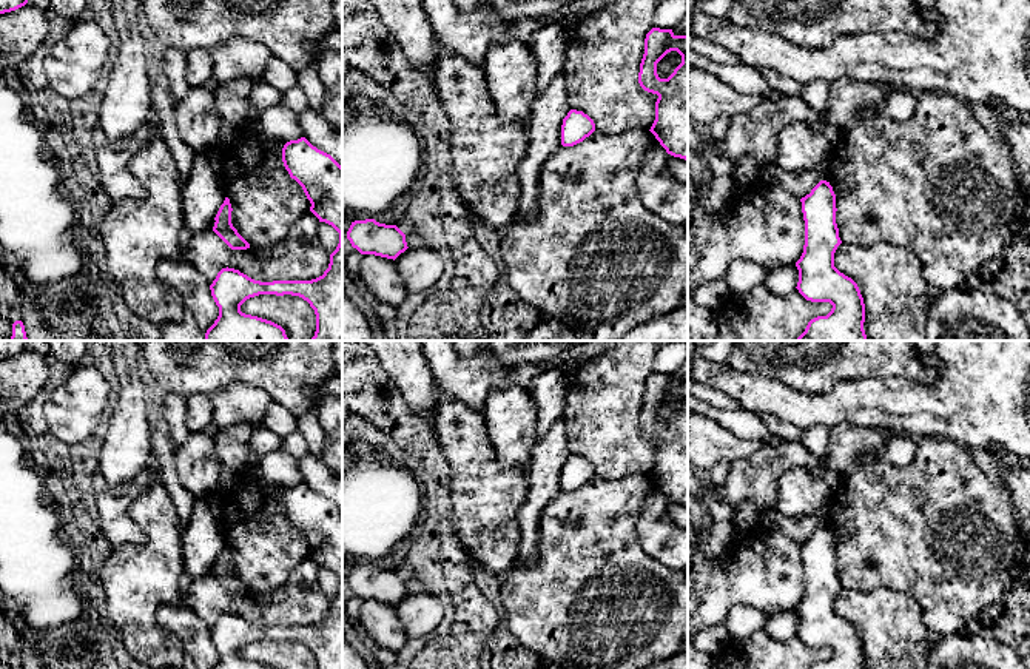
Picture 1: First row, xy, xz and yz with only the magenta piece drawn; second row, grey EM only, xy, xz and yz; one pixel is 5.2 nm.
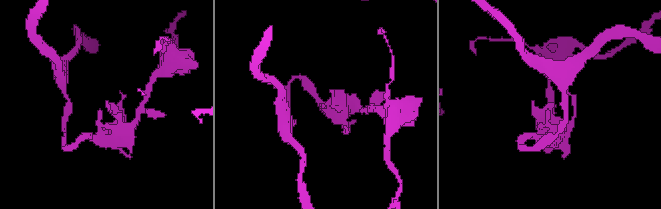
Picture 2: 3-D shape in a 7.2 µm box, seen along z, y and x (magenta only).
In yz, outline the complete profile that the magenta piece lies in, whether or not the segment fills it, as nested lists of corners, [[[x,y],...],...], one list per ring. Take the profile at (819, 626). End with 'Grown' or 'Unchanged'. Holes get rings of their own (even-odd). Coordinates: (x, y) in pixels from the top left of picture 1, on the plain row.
[[[820,526],[810,540],[800,544],[805,566],[805,590],[799,615],[799,638],[811,647],[830,647],[833,651],[826,661],[817,661],[808,669],[863,669],[865,649],[857,629],[834,612],[834,598],[842,589],[836,569],[836,540],[826,526]]]. Unchanged

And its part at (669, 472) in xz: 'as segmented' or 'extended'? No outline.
as segmented

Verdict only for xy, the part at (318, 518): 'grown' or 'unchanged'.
unchanged

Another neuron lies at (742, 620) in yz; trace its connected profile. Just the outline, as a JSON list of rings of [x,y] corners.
[[[735,604],[728,612],[723,624],[729,640],[743,640],[756,630],[762,630],[771,617],[772,612],[759,610],[746,604]]]

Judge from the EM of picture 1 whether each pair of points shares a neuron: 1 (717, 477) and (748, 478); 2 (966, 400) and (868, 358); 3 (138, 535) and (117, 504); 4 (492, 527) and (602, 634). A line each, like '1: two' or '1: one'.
1: two
2: two
3: one
4: two

